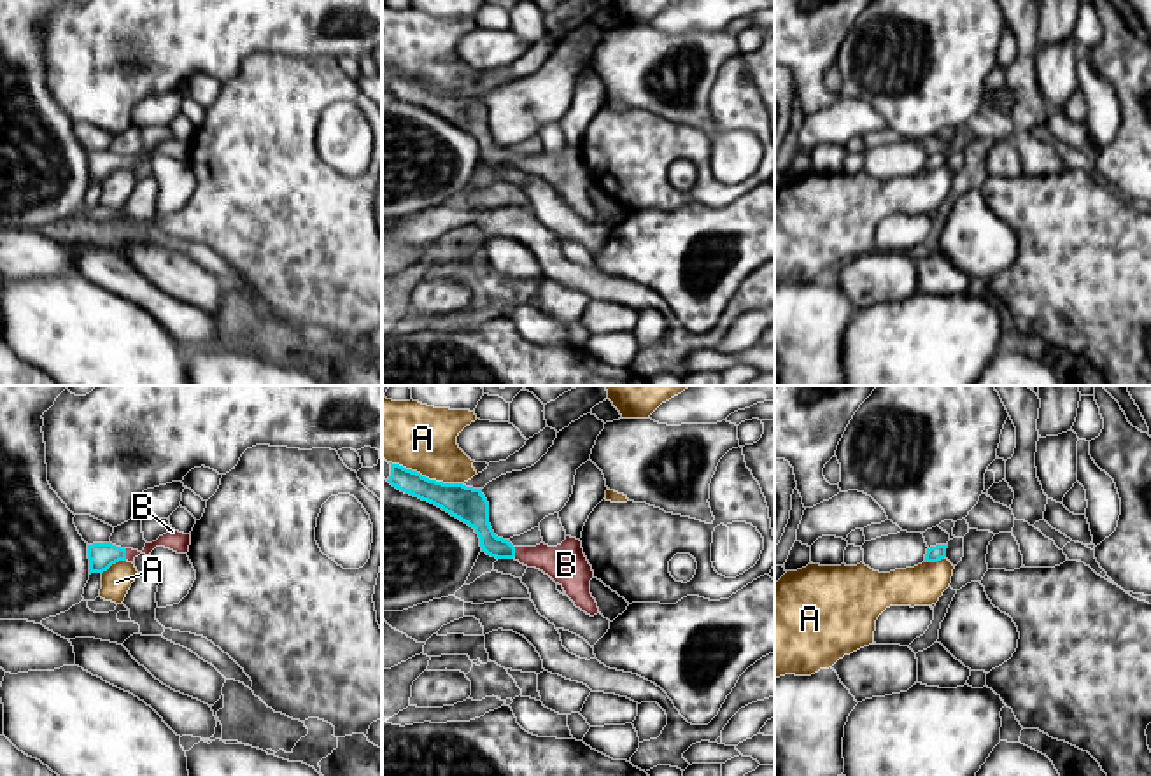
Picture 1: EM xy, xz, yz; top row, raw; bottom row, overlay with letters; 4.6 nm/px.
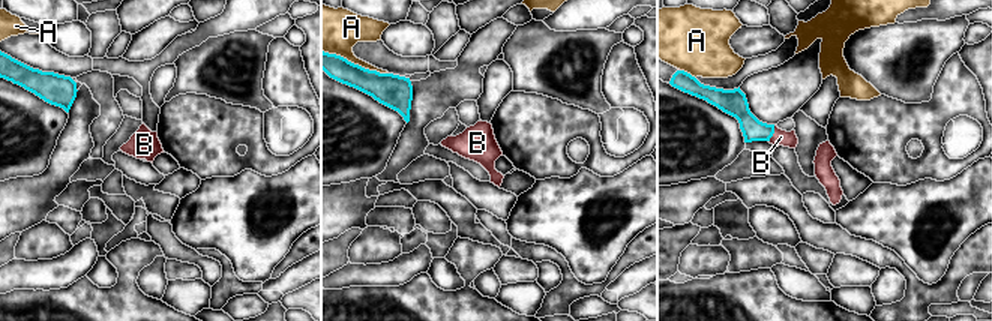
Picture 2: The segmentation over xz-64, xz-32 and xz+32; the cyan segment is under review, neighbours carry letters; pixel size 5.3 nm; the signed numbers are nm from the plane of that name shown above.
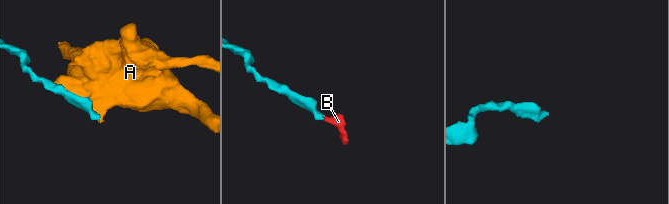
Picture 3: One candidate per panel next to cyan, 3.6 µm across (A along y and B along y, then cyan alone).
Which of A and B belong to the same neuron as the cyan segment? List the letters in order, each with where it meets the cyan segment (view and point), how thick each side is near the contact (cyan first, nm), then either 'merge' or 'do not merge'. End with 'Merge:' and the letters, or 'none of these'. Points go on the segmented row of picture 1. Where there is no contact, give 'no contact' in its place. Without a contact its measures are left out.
A: contact xz (424, 477); calibres 160 and 300 nm; do not merge
B: contact xy (125, 554); calibres 120 and 90 nm; merge
Merge: B

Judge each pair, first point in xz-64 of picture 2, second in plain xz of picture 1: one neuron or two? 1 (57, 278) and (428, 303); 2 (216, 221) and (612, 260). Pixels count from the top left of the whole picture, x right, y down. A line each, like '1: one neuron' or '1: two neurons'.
1: two neurons
2: one neuron

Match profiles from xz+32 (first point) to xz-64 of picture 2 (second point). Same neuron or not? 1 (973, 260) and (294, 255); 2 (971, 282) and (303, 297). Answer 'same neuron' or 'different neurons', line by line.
1: same neuron
2: different neurons

